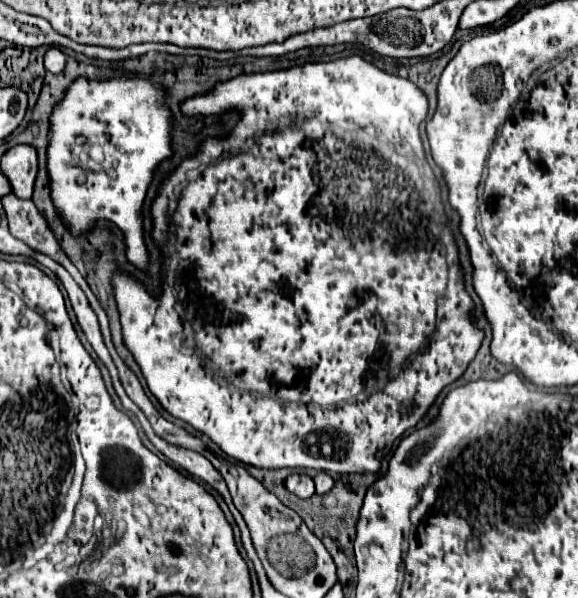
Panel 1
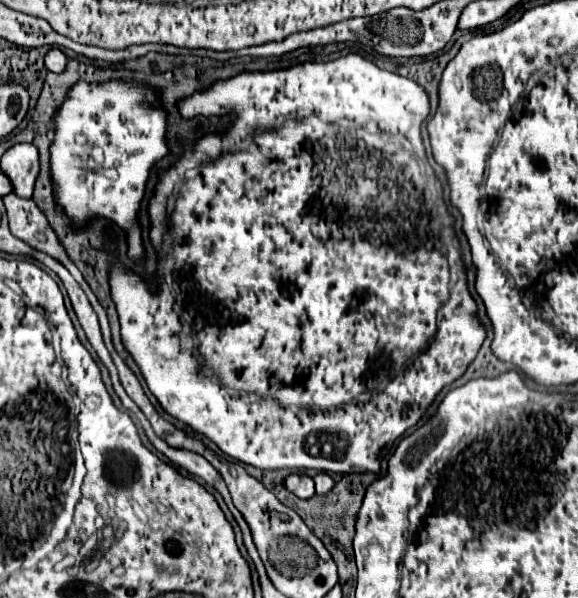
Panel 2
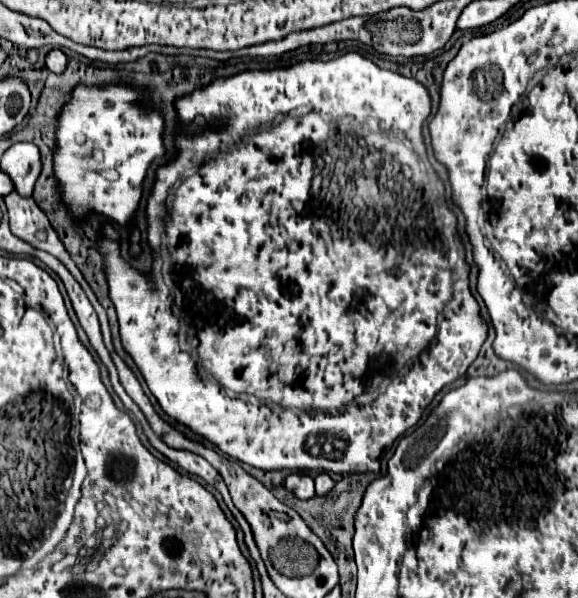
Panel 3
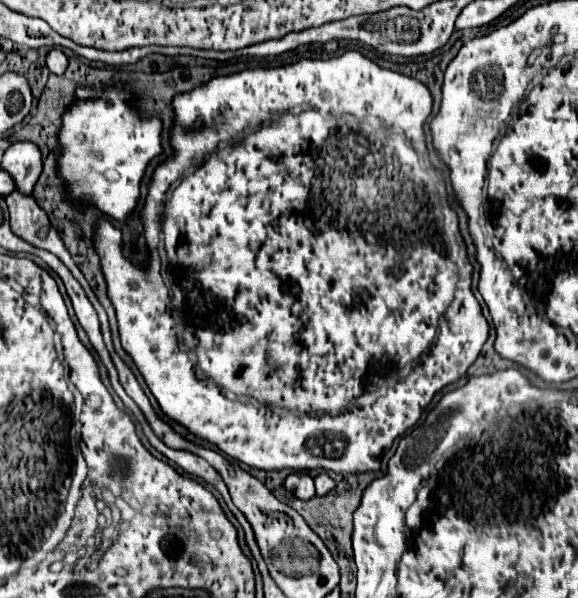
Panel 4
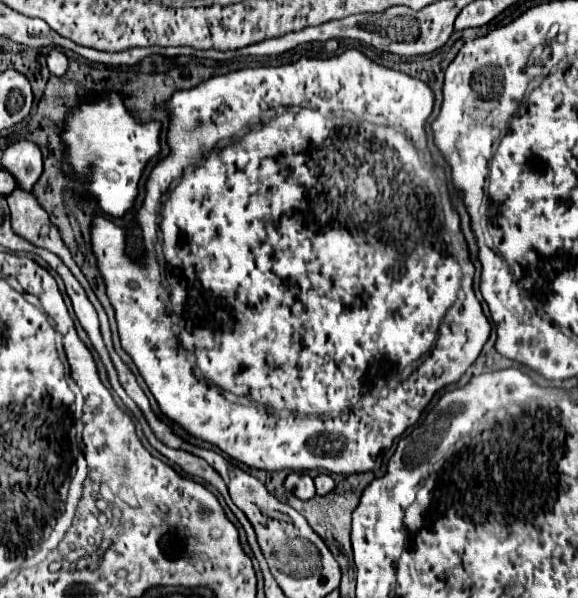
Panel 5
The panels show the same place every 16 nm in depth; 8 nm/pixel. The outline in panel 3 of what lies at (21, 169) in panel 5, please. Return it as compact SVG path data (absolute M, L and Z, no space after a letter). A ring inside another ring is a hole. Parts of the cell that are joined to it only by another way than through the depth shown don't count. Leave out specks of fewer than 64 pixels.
M16 142L2 156L2 170L10 174L16 192L22 196L32 196L34 182L40 176L42 162L40 150L32 142Z

